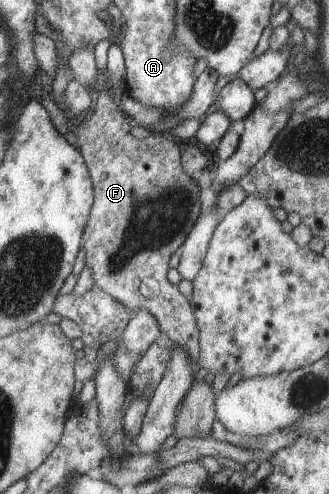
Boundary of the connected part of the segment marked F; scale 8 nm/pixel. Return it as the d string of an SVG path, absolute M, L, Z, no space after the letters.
M101 88L101 92L93 93L95 109L87 118L72 130L77 138L77 150L85 160L86 168L92 180L94 202L91 206L89 221L81 238L81 248L86 252L85 267L91 270L93 286L121 302L129 312L141 310L151 312L161 332L176 346L181 346L193 364L193 372L199 372L199 330L197 328L193 308L189 300L167 280L171 256L179 249L180 262L177 266L182 280L193 281L197 276L203 258L207 254L209 242L217 224L222 220L216 206L204 208L200 202L198 183L183 170L180 160L180 146L164 133L153 132L143 140L131 136L131 124L128 116L119 108L119 98L112 88Z

